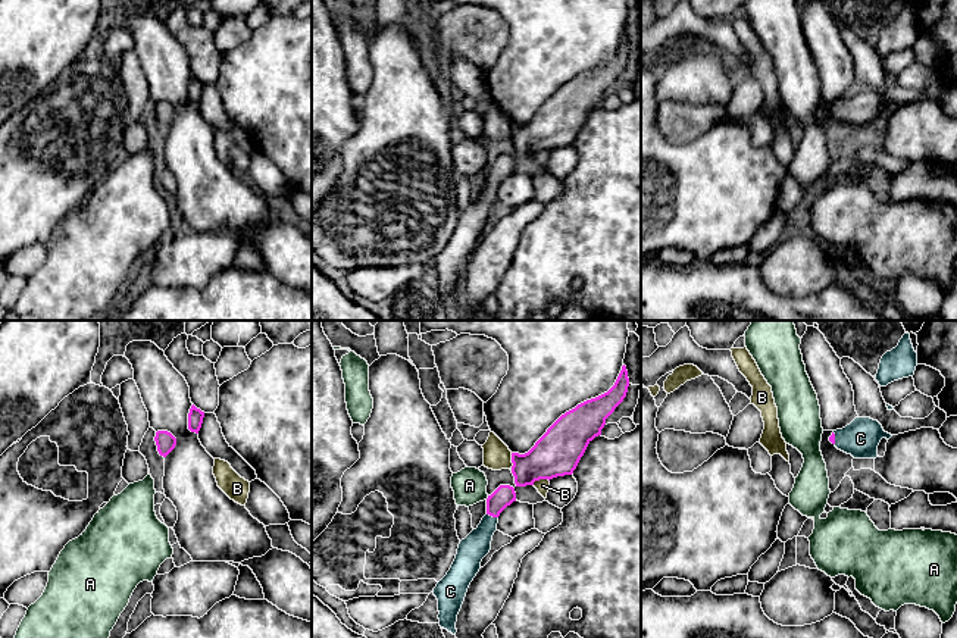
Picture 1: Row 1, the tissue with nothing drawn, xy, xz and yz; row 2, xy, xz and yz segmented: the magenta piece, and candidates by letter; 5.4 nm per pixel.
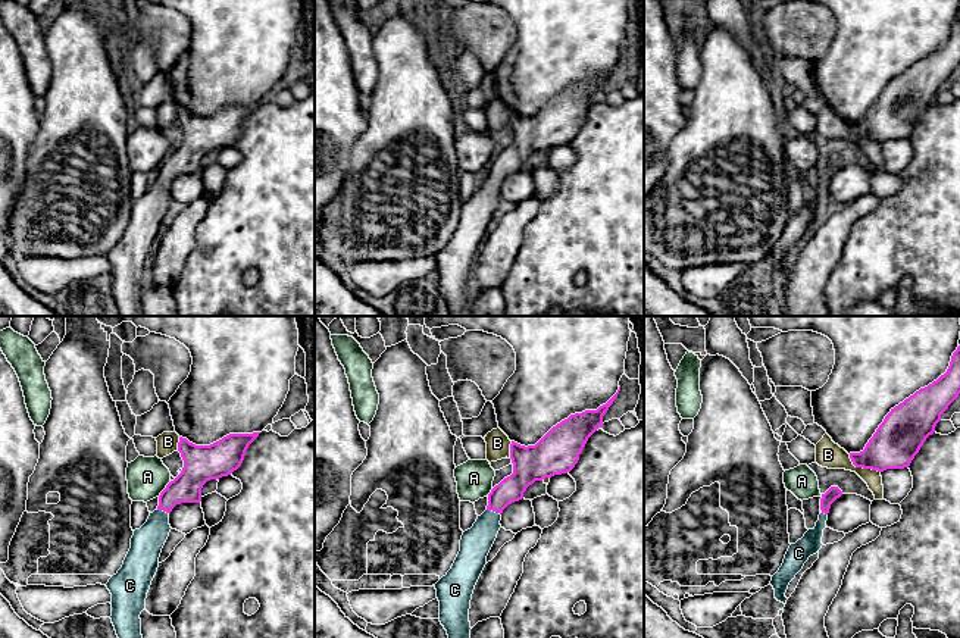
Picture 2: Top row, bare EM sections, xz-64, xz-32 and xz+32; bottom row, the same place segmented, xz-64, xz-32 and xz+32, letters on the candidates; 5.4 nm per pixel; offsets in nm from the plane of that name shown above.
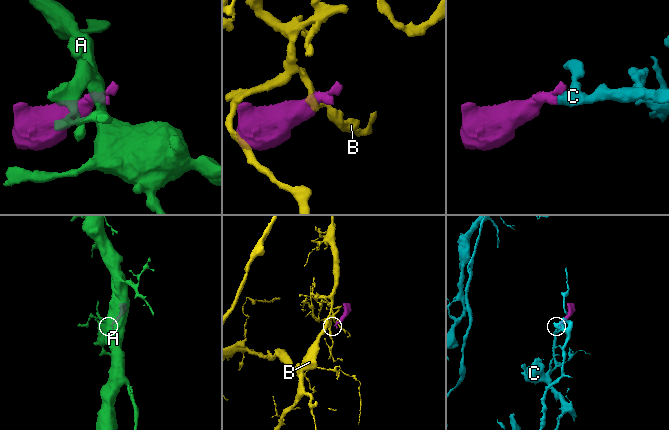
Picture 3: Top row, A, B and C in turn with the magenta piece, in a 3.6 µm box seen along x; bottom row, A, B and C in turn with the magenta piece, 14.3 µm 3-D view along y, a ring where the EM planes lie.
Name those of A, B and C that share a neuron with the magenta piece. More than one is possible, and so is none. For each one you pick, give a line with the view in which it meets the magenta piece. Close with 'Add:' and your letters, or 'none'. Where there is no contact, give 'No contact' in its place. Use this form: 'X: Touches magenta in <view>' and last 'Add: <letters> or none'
C: Touches magenta in xz
Add: C

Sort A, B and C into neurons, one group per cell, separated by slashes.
A / B / C

